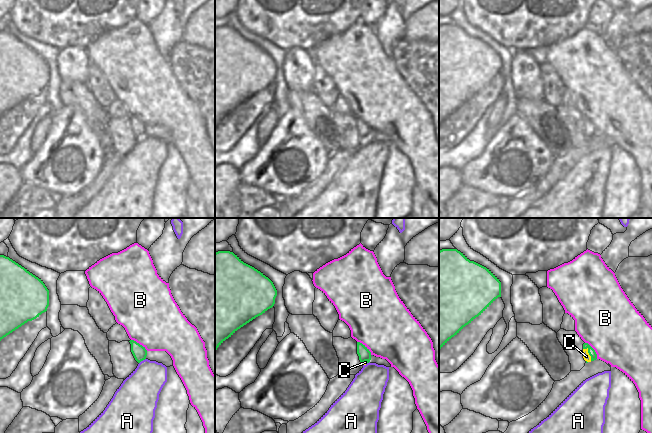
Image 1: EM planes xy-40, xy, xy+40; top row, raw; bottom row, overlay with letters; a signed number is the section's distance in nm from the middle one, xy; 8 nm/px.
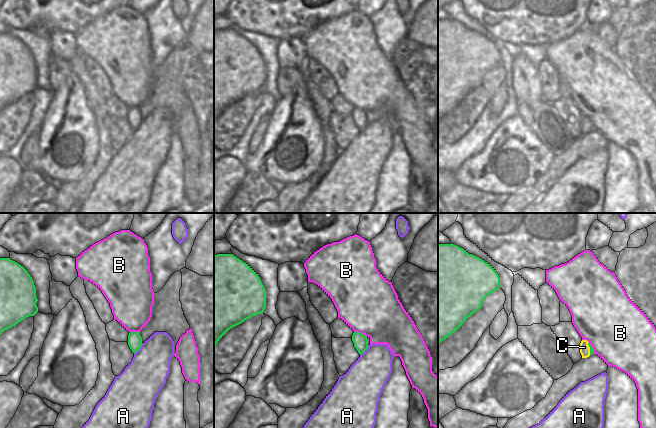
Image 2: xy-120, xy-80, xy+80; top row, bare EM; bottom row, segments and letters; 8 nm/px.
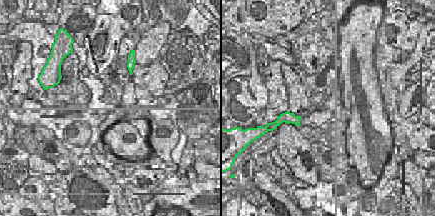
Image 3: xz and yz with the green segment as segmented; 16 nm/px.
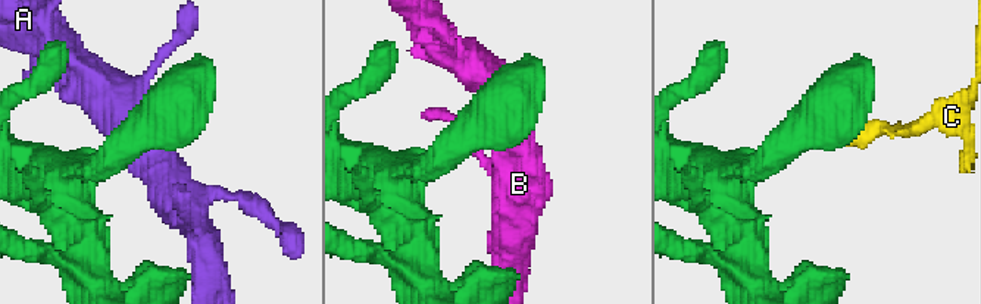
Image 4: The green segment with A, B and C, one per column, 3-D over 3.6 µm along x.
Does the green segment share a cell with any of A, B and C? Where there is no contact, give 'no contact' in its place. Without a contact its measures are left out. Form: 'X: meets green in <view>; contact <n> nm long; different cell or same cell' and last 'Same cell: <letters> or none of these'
A: meets green in xy-40; contact 70 nm long; different cell
B: meets green in xy; contact 160 nm long; different cell
C: meets green in xy+40; contact 120 nm long; different cell
Same cell: none of these

